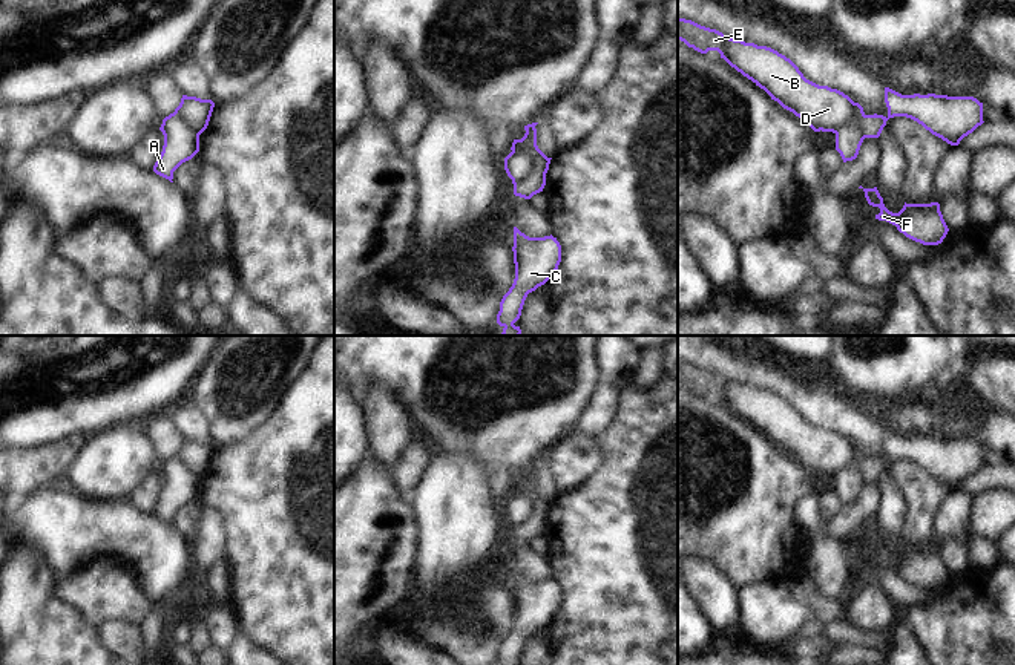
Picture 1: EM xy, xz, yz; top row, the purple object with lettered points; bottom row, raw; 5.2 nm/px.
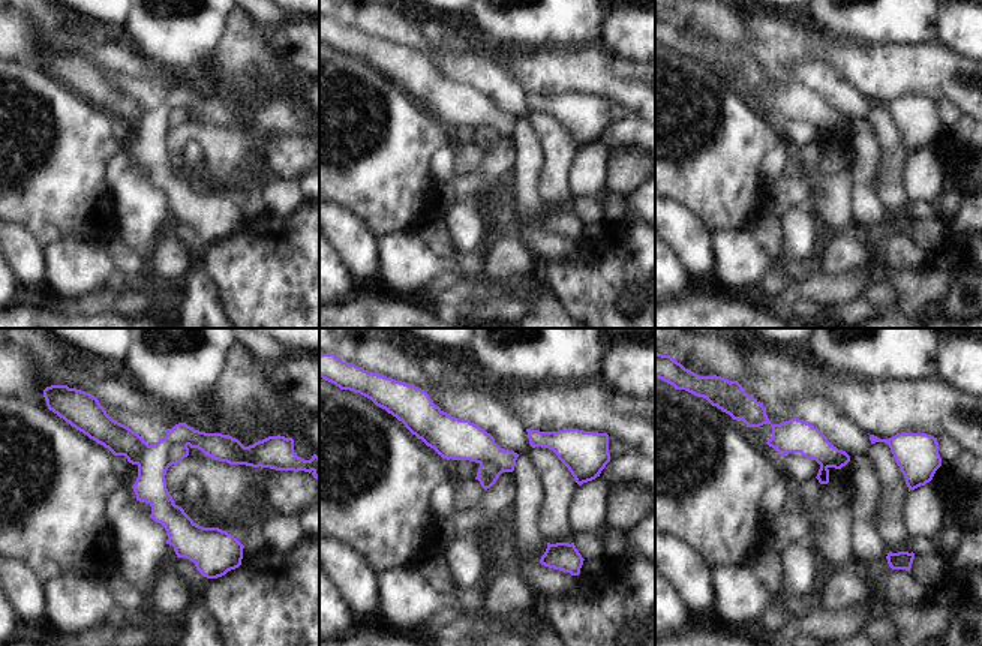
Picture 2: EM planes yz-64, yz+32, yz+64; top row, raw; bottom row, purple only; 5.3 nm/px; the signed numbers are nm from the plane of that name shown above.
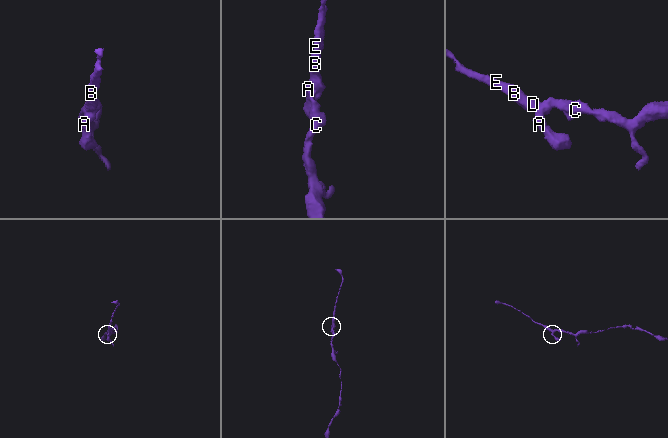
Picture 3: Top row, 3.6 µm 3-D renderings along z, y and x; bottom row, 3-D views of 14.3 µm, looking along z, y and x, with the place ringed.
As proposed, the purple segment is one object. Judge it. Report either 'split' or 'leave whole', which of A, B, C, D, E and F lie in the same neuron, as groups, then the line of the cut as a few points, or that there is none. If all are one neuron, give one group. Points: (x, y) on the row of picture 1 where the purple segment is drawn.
split; A C F / B D E; cut in yz along (856, 103), (856, 118), (834, 132)

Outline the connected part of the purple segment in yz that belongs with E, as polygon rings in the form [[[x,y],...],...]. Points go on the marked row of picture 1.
[[[678,17],[678,40],[701,54],[718,51],[731,67],[764,89],[814,132],[839,132],[857,118],[856,103],[837,89],[819,86],[777,51],[734,40],[716,29]]]

